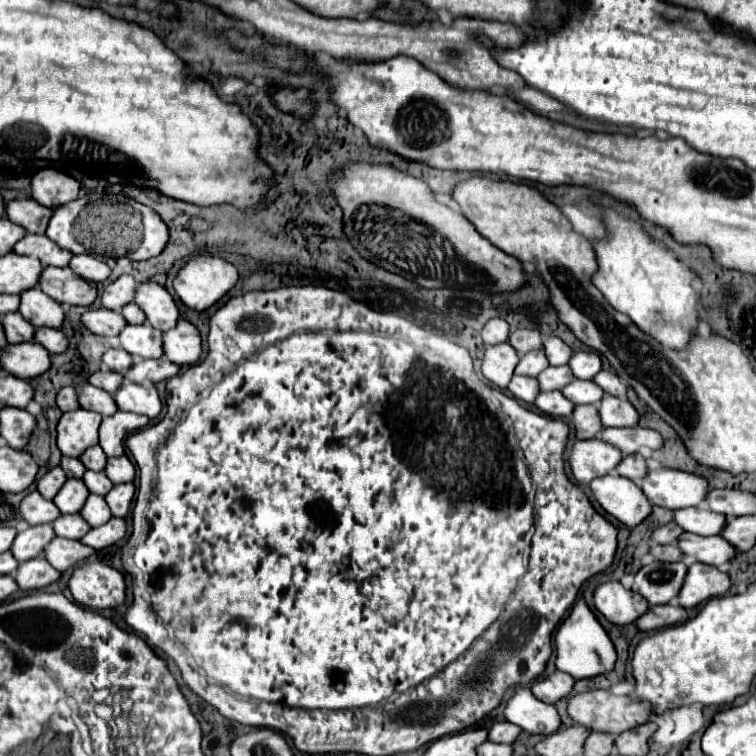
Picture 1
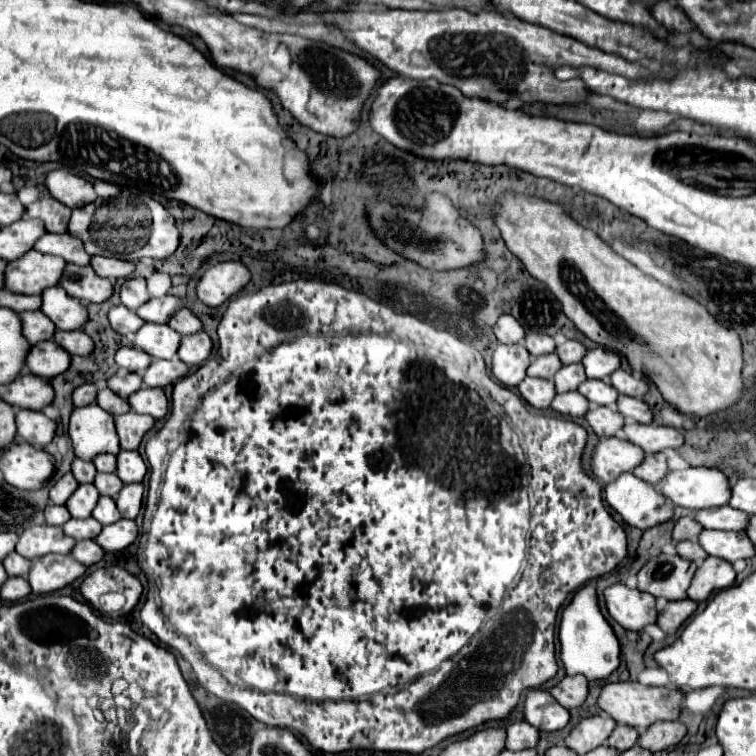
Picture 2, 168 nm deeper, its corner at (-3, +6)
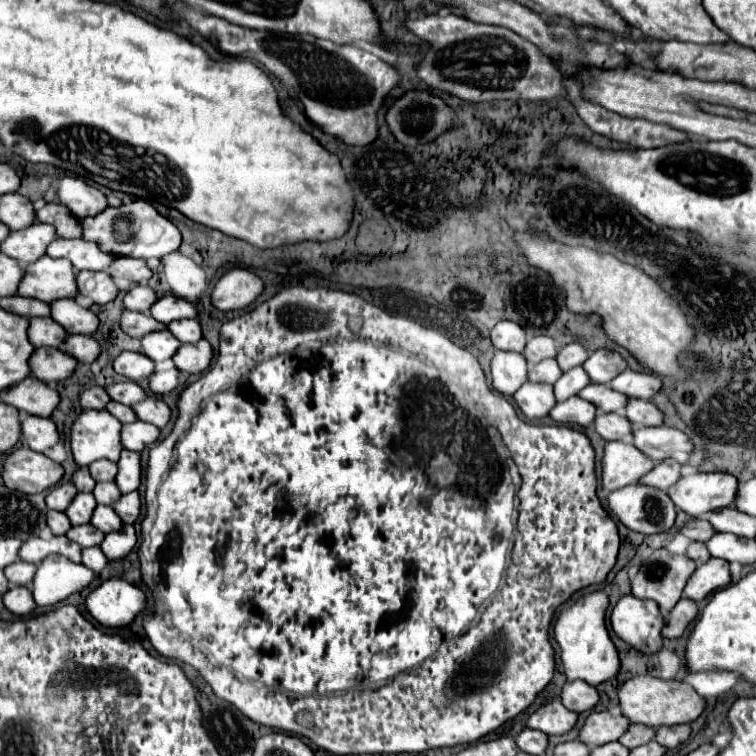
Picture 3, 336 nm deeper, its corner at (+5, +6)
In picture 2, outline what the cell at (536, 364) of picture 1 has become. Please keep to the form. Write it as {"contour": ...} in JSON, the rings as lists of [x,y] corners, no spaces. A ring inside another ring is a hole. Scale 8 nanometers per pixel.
{"contour":[[[545,354],[545,356],[537,356],[533,360],[533,364],[527,370],[527,376],[535,376],[535,378],[553,378],[555,372],[561,368],[561,360],[557,354]]]}

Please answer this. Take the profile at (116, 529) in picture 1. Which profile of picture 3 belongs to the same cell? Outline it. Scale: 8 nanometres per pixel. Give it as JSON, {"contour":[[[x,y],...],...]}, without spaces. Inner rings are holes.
{"contour":[[[125,524],[121,530],[105,534],[105,538],[101,542],[101,550],[109,560],[115,560],[115,558],[127,556],[131,552],[131,548],[135,546],[135,542],[137,542],[135,528]]]}

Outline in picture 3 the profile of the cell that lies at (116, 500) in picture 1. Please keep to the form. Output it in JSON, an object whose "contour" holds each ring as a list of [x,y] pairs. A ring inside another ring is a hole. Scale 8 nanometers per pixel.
{"contour":[[[139,492],[121,494],[121,498],[119,498],[117,504],[113,506],[113,510],[119,514],[119,518],[121,518],[125,524],[133,524],[133,522],[139,518],[139,510],[141,510]]]}

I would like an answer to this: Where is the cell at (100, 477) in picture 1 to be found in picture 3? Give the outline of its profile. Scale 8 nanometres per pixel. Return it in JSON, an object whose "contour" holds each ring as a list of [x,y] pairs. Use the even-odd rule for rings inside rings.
{"contour":[[[97,482],[95,490],[93,490],[93,496],[95,496],[97,504],[113,506],[117,502],[117,498],[121,496],[121,492],[119,492],[115,482]]]}

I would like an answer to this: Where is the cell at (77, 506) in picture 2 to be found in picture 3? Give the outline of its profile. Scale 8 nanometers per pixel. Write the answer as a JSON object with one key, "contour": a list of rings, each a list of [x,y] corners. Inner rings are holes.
{"contour":[[[77,492],[77,496],[73,498],[73,504],[69,504],[65,514],[69,516],[73,526],[87,524],[91,520],[91,514],[93,514],[95,506],[97,506],[97,502],[95,502],[91,492]]]}

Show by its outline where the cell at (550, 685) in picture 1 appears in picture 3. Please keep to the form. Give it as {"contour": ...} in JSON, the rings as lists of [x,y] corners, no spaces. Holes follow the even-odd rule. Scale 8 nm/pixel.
{"contour":[[[583,680],[565,682],[565,686],[561,690],[561,702],[565,704],[565,708],[569,708],[573,712],[591,710],[597,704],[597,700],[599,700],[597,690],[589,684],[585,684]]]}

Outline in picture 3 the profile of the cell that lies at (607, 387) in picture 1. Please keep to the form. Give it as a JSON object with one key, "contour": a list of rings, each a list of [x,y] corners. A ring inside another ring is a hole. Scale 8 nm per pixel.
{"contour":[[[623,370],[617,378],[609,382],[609,386],[629,398],[641,398],[649,400],[653,398],[659,388],[661,388],[661,378],[655,374],[645,374],[645,372],[633,372],[633,370]]]}

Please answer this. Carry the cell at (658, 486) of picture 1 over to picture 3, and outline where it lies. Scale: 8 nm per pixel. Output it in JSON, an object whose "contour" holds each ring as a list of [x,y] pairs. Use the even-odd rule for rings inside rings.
{"contour":[[[697,472],[681,476],[667,494],[679,510],[699,516],[731,506],[737,494],[737,478],[725,472]]]}

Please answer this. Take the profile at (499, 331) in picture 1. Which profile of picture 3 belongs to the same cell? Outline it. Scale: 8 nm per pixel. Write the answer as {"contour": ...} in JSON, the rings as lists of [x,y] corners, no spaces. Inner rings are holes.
{"contour":[[[501,320],[491,328],[491,342],[497,350],[521,352],[525,348],[525,330],[511,320]]]}

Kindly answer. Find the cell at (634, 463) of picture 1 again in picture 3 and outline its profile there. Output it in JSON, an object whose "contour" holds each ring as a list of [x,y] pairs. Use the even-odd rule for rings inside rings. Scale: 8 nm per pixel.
{"contour":[[[665,458],[663,462],[657,462],[651,472],[641,476],[639,482],[645,486],[659,488],[659,490],[667,490],[679,478],[679,468],[681,468],[679,462],[675,462],[673,458]]]}

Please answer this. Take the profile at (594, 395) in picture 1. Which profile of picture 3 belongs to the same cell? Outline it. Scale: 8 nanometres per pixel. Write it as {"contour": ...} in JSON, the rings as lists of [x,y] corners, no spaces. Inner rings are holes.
{"contour":[[[587,384],[579,396],[591,404],[595,404],[599,410],[603,412],[623,412],[625,410],[625,402],[627,398],[615,390],[611,390],[607,384]]]}

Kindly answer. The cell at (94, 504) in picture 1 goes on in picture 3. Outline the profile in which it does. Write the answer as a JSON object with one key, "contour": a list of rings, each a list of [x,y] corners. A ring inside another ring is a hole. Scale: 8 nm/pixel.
{"contour":[[[99,504],[99,506],[95,508],[93,516],[91,516],[91,524],[93,524],[95,528],[99,528],[103,534],[107,534],[107,532],[119,530],[123,522],[121,522],[121,518],[115,514],[115,510],[113,510],[111,506]]]}

